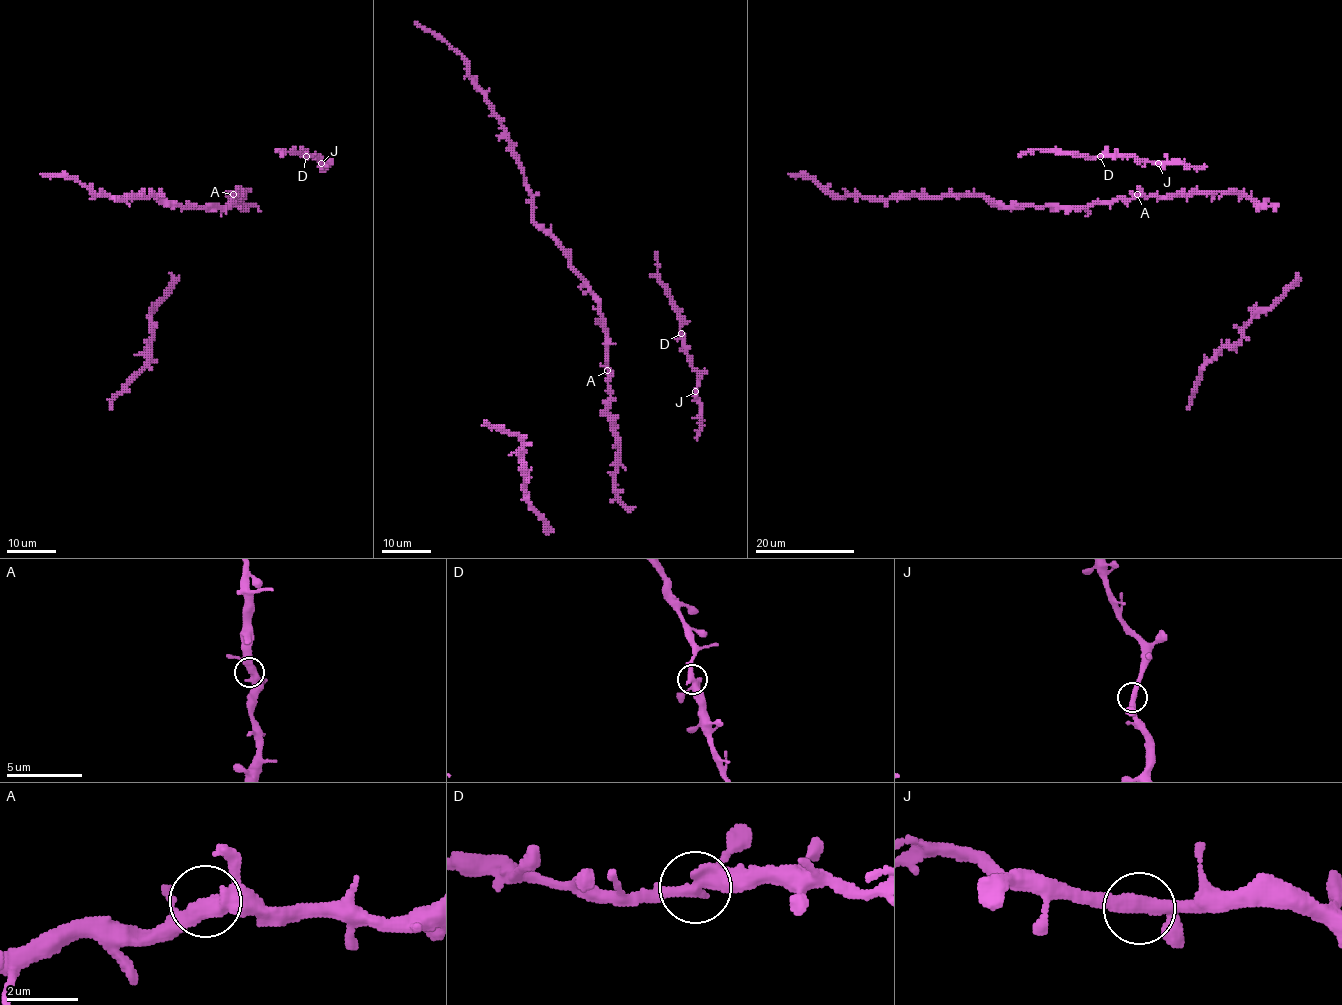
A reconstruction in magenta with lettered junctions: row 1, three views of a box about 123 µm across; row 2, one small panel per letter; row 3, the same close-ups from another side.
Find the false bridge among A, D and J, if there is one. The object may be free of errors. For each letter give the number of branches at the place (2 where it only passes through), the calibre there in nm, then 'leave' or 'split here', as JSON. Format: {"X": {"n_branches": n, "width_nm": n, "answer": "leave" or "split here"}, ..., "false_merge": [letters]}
{"A": {"n_branches": 3, "width_nm": 400, "answer": "leave"}, "D": {"n_branches": 3, "width_nm": 360, "answer": "leave"}, "J": {"n_branches": 3, "width_nm": 320, "answer": "leave"}, "false_merge": []}

